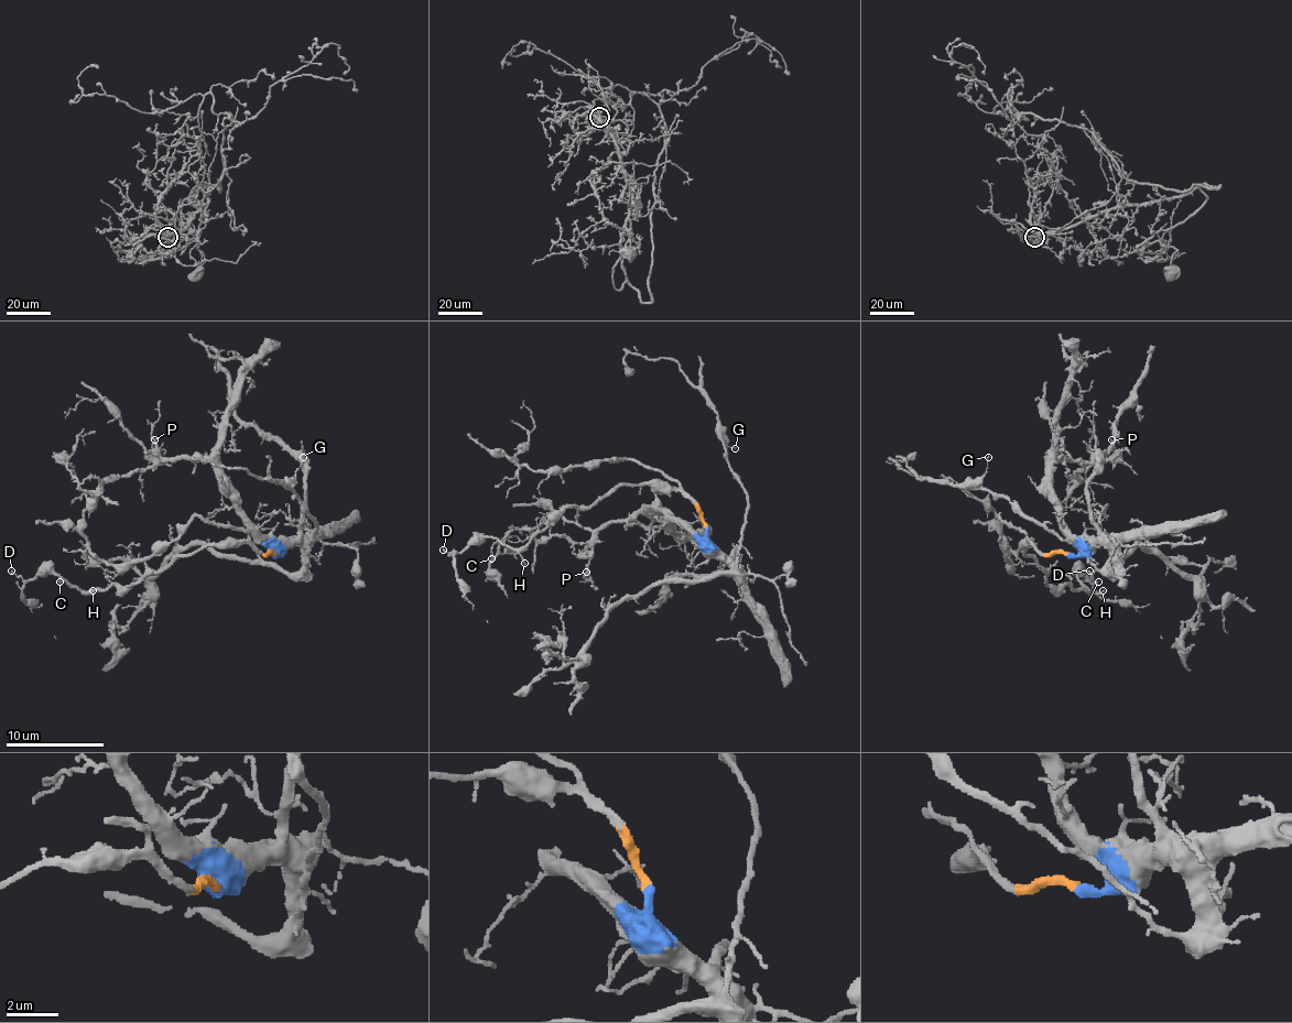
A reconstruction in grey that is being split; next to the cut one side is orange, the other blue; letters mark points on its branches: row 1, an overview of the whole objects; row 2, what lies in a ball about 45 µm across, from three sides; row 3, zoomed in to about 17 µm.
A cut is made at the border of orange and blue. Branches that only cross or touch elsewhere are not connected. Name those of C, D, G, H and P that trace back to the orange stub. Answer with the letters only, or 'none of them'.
C, D, H

